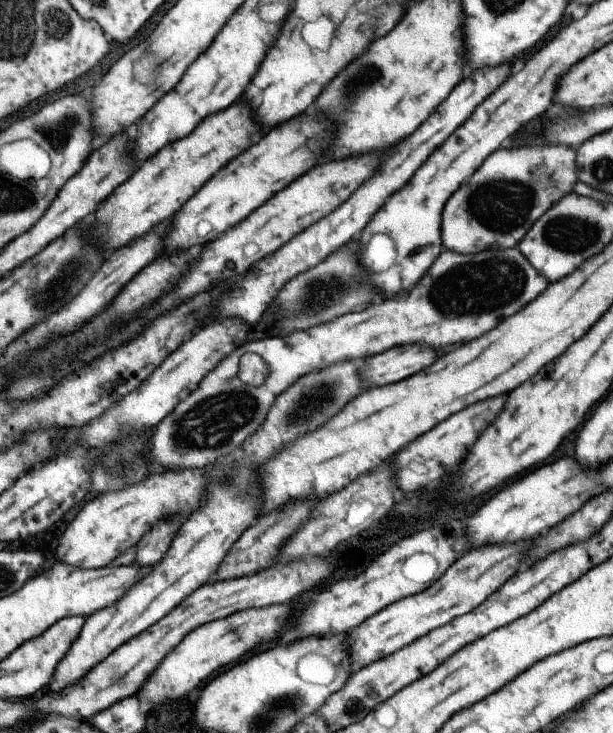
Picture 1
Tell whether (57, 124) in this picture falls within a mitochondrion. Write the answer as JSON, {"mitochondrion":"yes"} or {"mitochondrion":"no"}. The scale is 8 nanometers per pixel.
{"mitochondrion":"yes"}

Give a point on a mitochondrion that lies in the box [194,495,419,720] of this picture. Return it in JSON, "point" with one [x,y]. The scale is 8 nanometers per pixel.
{"point":[356,705]}

